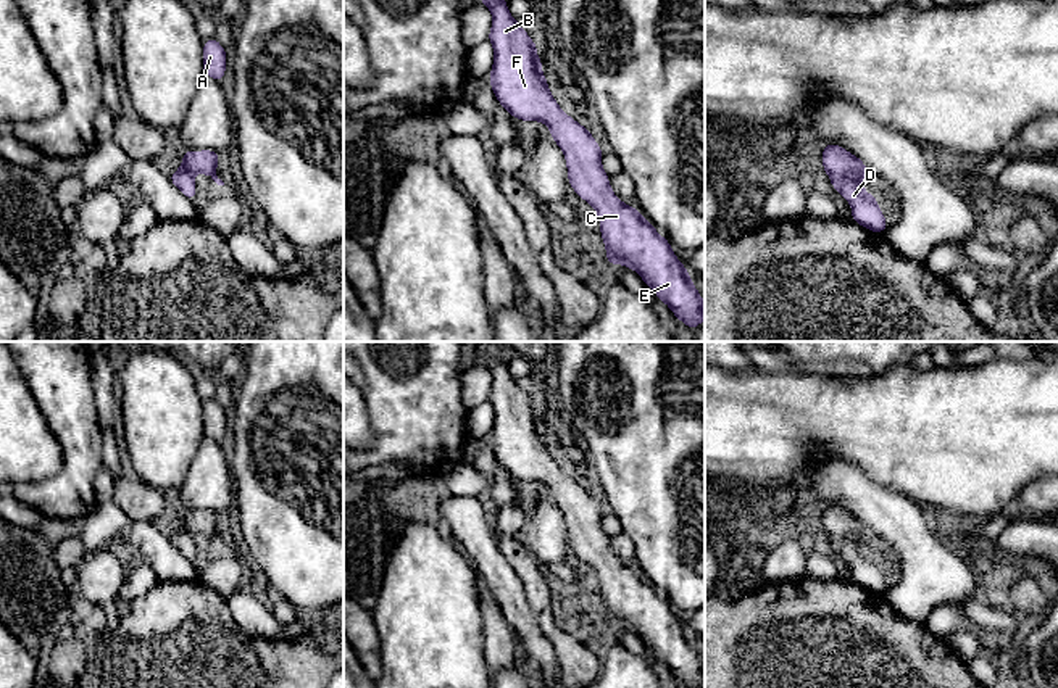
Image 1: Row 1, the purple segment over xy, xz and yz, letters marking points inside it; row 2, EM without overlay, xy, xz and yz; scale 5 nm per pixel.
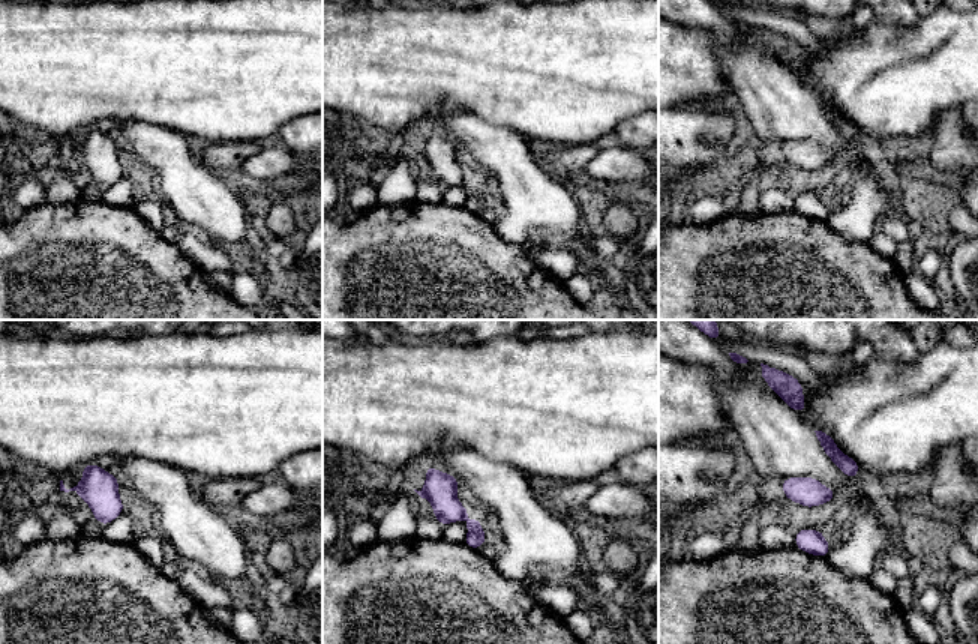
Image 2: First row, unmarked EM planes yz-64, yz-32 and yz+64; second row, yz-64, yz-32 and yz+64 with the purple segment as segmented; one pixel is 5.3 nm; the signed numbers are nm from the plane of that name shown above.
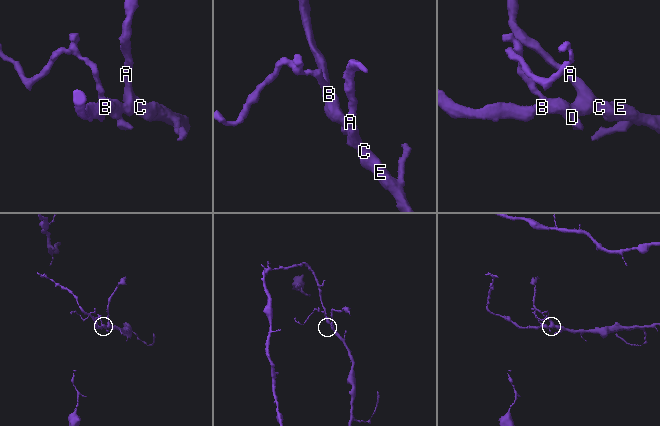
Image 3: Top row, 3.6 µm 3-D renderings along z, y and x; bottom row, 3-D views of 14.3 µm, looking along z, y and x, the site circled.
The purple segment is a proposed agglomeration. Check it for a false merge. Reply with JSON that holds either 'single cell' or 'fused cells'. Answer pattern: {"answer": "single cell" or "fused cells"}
{"answer": "single cell"}

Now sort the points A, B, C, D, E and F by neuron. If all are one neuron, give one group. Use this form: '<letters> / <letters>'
A B C D E F

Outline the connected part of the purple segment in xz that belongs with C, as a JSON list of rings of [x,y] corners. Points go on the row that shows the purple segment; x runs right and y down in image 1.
[[[506,0],[479,2],[494,16],[487,37],[494,47],[489,77],[498,103],[514,119],[539,121],[550,127],[550,137],[566,160],[568,184],[600,218],[605,261],[634,269],[676,319],[690,330],[697,329],[705,319],[705,301],[684,263],[635,206],[614,195],[610,176],[602,168],[603,150],[587,127],[561,111],[542,74],[537,44],[510,15]]]

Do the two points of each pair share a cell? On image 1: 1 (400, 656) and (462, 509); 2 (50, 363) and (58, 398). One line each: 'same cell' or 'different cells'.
1: different cells
2: same cell

